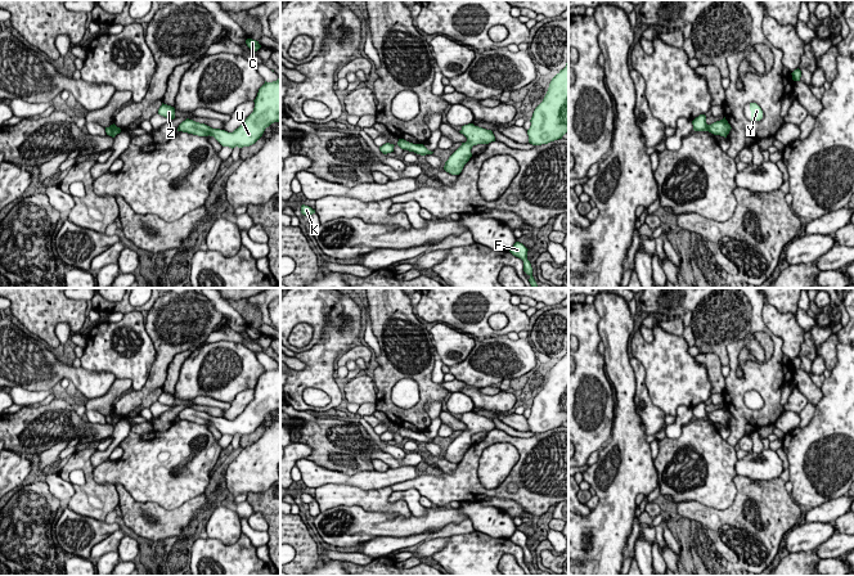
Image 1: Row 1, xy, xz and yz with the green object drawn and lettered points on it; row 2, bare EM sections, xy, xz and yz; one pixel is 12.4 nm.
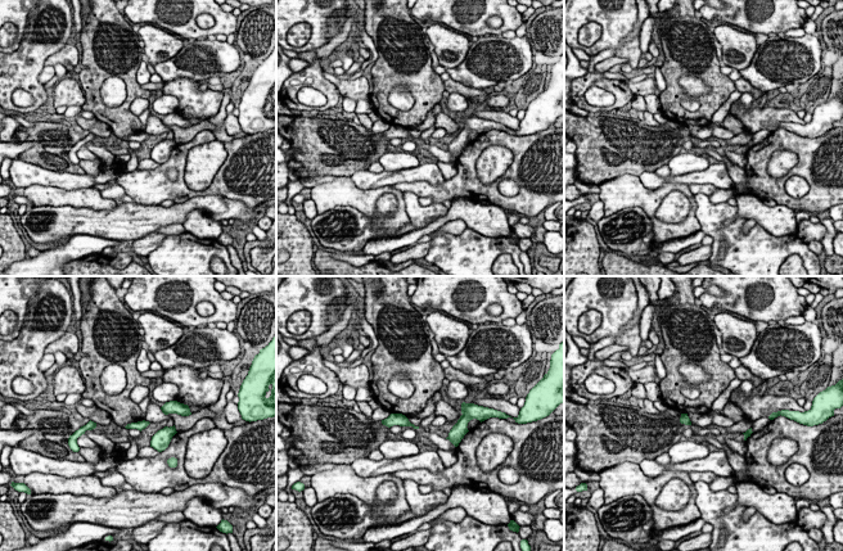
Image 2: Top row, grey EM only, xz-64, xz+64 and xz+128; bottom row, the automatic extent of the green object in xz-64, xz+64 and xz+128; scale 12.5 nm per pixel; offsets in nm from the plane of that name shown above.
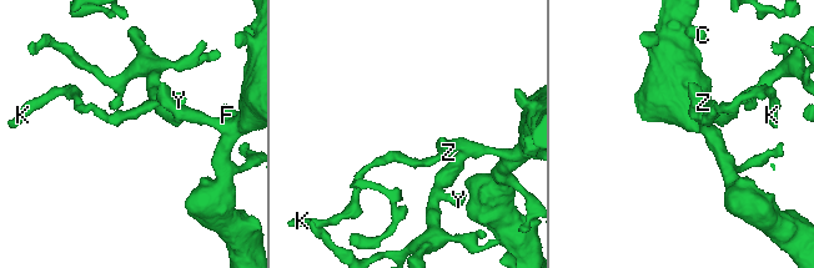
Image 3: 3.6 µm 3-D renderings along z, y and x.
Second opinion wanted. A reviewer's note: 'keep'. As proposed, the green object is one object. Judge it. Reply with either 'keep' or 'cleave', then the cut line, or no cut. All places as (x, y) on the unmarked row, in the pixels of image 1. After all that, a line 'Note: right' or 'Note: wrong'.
keep; no cut
Note: right

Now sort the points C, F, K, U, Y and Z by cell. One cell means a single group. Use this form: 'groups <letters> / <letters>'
groups C F K U Y Z

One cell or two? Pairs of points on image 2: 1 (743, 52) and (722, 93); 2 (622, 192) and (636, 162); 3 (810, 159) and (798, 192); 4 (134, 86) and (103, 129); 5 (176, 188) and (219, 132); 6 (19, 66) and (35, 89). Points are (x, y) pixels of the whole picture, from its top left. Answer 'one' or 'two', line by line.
1: two
2: two
3: two
4: two
5: two
6: one

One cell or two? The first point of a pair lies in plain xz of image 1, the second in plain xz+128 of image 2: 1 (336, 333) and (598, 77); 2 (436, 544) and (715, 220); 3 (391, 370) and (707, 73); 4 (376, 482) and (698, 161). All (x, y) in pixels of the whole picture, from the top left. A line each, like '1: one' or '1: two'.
1: one
2: two
3: one
4: two

